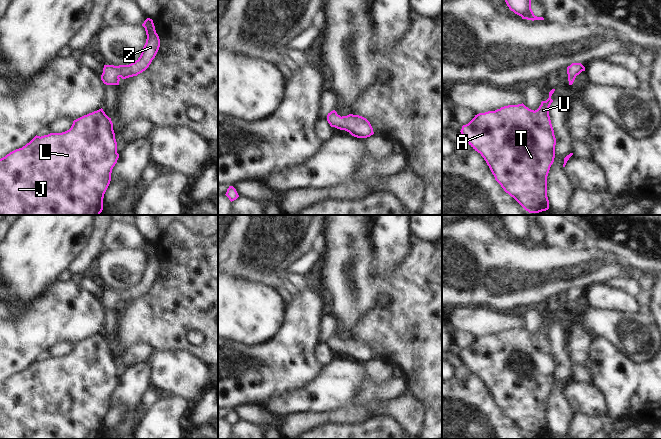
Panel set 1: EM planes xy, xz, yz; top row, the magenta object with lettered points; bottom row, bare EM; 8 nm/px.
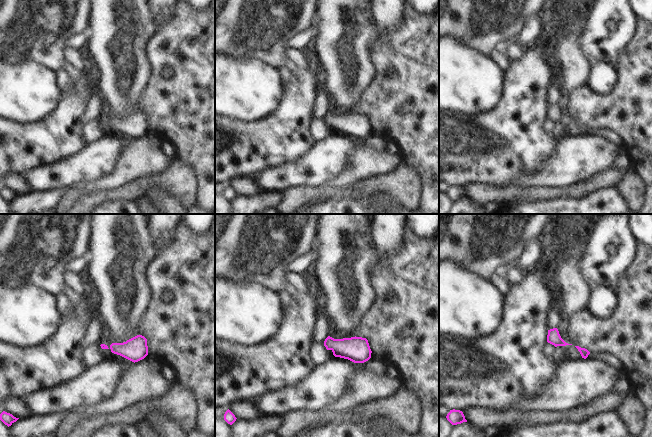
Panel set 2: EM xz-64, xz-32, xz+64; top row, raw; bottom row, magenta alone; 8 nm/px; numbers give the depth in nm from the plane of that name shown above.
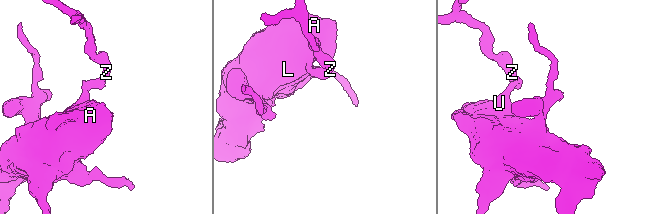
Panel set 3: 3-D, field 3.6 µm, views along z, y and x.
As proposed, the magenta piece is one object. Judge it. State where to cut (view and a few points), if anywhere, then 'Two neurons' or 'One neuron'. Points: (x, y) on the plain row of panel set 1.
No split. One neuron.

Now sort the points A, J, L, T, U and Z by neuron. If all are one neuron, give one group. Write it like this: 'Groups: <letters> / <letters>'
Groups: A J L T U Z

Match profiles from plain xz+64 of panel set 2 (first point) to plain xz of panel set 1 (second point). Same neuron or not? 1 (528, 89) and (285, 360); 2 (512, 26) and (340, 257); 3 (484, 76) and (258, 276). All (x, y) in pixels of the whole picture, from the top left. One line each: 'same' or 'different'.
1: same
2: different
3: different

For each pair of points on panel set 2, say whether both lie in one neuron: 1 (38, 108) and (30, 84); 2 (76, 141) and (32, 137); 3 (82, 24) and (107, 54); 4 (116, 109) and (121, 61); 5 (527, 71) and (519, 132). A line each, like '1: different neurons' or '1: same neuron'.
1: same neuron
2: same neuron
3: different neurons
4: same neuron
5: same neuron

